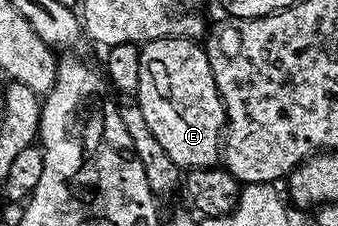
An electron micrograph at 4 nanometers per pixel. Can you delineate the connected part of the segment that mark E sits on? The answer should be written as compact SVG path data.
M162 36L140 48L138 90L134 94L142 115L162 150L181 170L215 168L222 160L222 137L226 127L224 103L218 94L208 53L195 39Z

